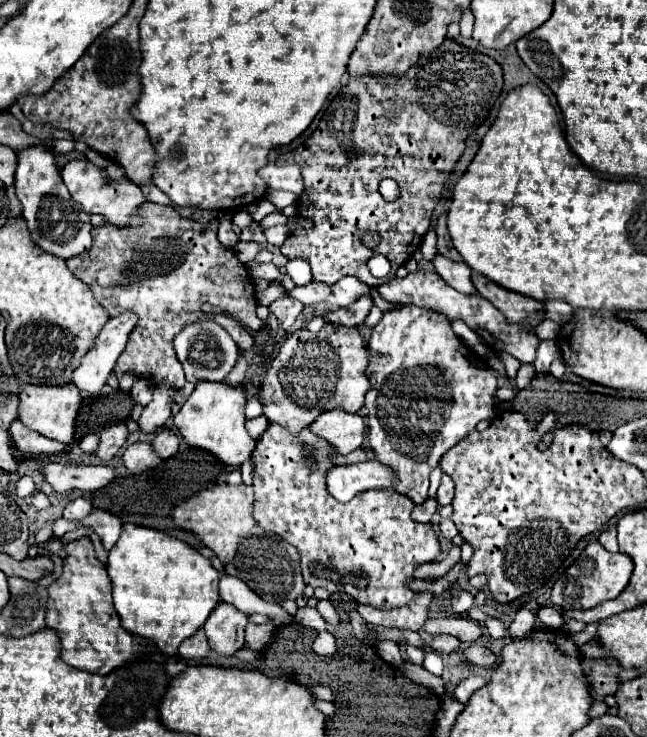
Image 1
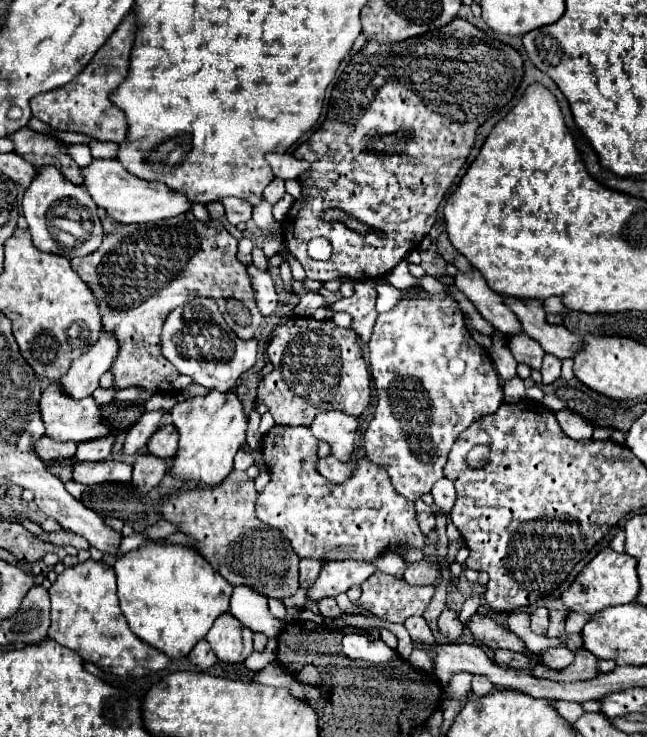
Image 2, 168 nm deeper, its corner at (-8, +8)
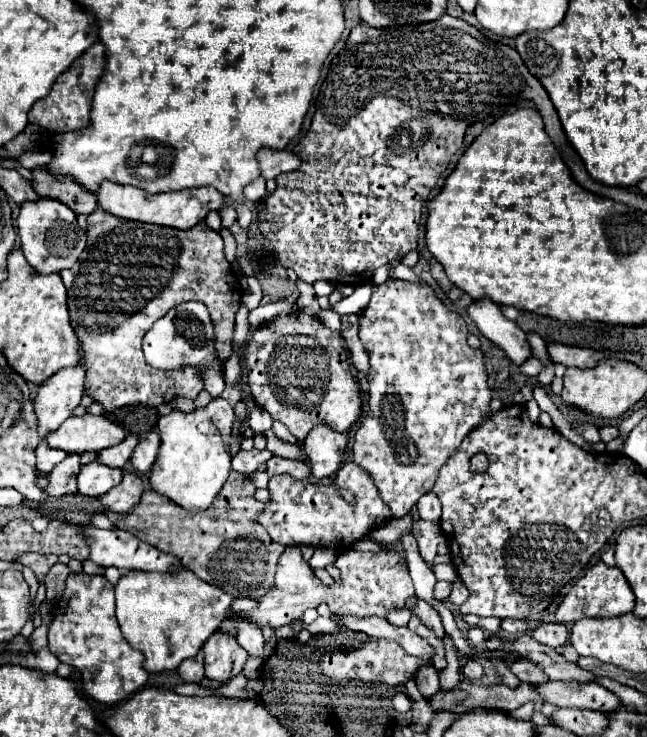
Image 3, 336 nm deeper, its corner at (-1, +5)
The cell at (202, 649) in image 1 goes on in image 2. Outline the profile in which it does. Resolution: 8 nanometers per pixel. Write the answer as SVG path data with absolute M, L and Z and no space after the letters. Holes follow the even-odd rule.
M206 639L200 641L200 643L190 651L188 659L190 659L190 663L194 663L196 667L200 667L202 671L206 671L208 667L212 667L212 665L216 663L216 655L212 653L212 649L210 649L210 645L208 645Z

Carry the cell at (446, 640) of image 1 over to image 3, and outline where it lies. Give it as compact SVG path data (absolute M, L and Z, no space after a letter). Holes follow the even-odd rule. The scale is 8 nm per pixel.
M417 600L415 608L413 608L413 614L417 614L417 616L421 618L421 622L423 622L429 630L435 632L437 638L443 638L443 636L445 636L445 628L443 628L441 616L439 616L439 612L437 612L431 604L427 604L425 600Z

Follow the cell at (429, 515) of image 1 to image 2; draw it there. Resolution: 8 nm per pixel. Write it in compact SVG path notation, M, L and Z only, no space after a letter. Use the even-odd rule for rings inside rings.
M422 499L416 501L416 521L418 527L424 535L428 535L434 527L436 527L436 519L434 519L434 511L430 505L426 505Z

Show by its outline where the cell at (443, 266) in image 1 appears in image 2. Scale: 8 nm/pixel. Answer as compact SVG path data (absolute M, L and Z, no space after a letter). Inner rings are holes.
M472 269L472 273L458 273L454 285L472 301L472 305L478 309L478 313L498 331L504 335L516 335L522 333L518 317L504 305L504 299L492 289L488 289L484 277Z

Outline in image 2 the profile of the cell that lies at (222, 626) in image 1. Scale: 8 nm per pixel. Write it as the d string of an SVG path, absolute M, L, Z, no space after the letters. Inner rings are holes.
M224 613L216 619L206 635L206 641L210 643L216 657L228 665L244 663L252 653L252 631L230 613Z

